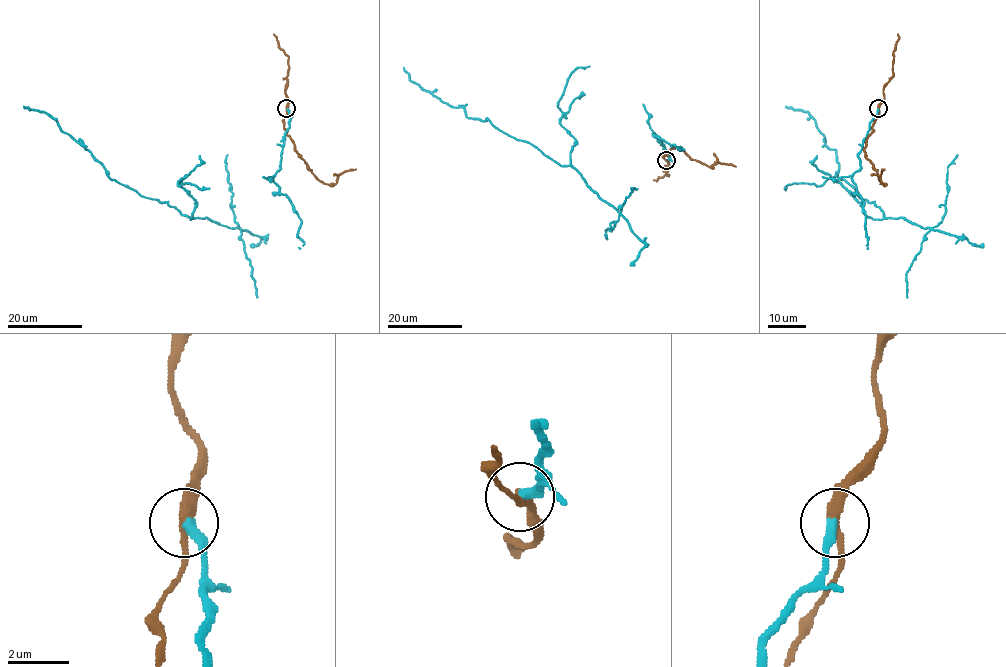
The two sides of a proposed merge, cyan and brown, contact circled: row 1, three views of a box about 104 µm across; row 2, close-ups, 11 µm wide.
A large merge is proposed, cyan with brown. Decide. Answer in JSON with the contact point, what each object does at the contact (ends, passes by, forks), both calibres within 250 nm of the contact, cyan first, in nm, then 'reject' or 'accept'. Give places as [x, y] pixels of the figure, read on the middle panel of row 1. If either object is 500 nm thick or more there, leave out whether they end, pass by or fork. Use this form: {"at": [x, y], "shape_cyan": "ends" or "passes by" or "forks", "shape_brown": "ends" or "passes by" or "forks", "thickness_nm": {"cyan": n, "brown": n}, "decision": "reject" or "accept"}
{"at": [666, 160], "shape_cyan": "ends", "shape_brown": "passes by", "thickness_nm": {"cyan": 340, "brown": 280}, "decision": "reject"}

